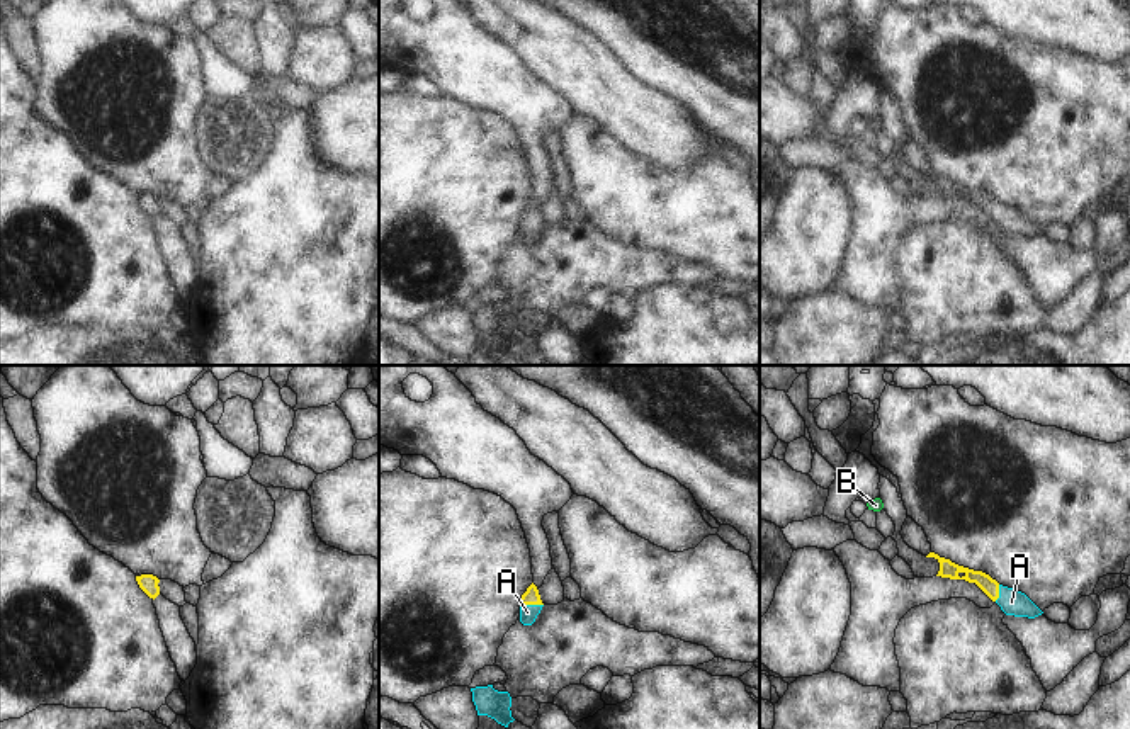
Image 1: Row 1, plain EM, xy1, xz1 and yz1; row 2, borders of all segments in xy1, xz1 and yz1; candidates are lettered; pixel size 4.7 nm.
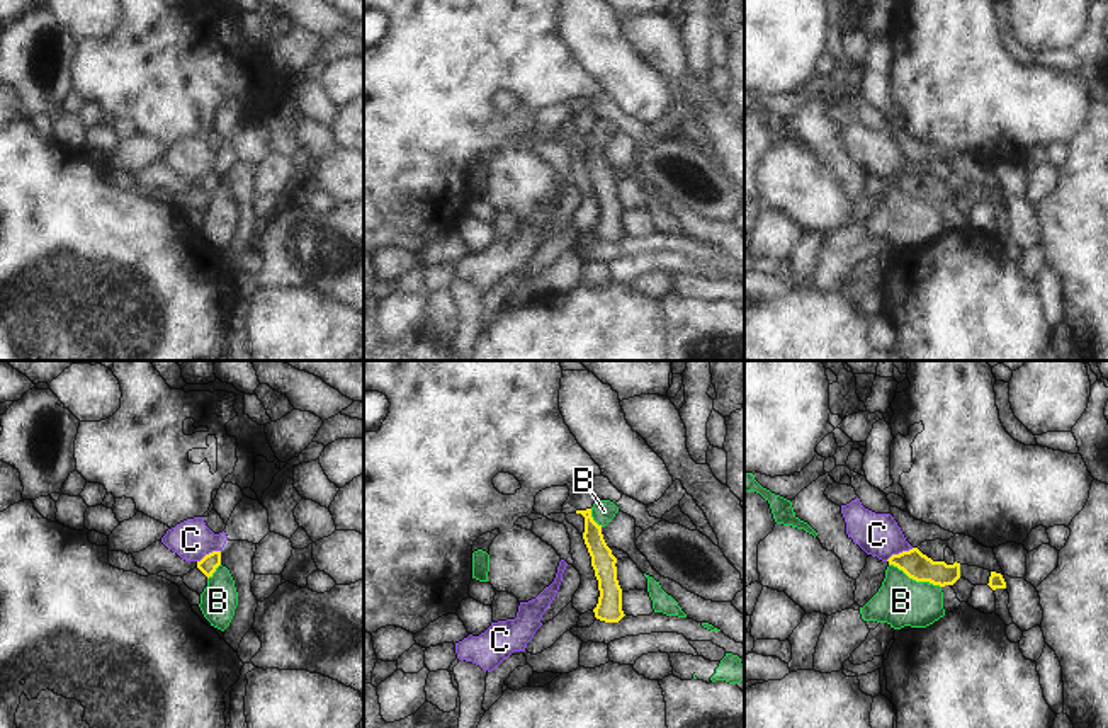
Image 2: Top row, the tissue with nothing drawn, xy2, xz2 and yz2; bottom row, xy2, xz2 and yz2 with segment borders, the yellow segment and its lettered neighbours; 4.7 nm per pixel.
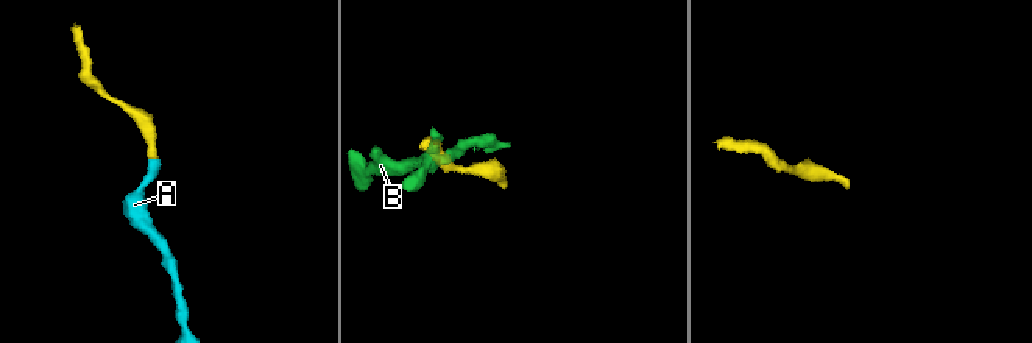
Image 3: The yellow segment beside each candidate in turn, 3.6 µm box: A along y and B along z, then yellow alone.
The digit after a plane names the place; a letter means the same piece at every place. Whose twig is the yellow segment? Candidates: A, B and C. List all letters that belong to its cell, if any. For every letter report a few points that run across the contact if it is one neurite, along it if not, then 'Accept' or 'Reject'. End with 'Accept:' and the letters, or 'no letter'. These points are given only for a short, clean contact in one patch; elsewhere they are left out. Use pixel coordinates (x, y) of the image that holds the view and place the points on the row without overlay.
A: Accept
B: Line: yz2 (889, 182), (916, 199), (928, 199), (940, 206). Reject
C: Line: yz2 (913, 167), (893, 172), (886, 179). Reject
Accept: A

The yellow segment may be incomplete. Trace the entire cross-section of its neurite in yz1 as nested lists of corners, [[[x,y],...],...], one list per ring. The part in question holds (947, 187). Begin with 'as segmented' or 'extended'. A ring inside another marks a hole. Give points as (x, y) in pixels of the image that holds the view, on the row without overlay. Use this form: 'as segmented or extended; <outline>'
extended; [[[929,172],[926,177],[935,177],[940,182],[936,195],[975,202],[1006,235],[1035,238],[1043,233],[1025,212],[999,204],[982,190],[958,185],[935,172]]]

